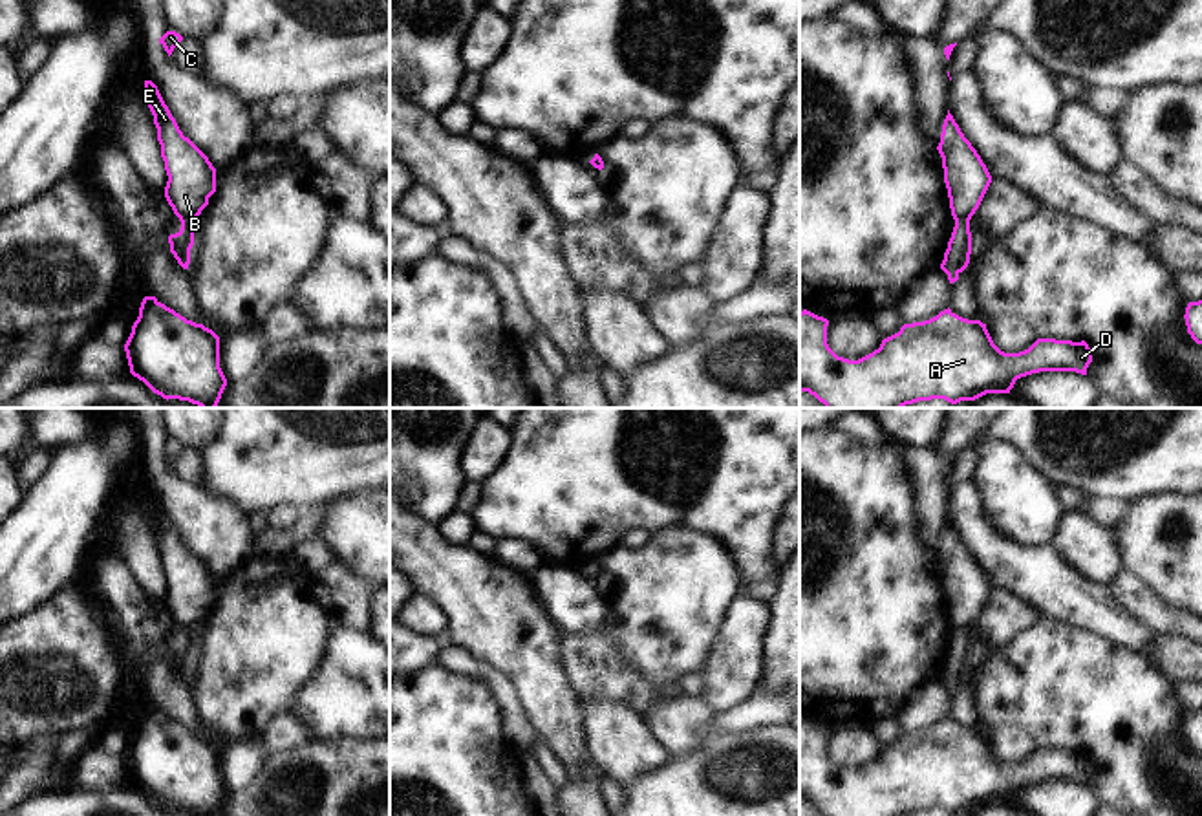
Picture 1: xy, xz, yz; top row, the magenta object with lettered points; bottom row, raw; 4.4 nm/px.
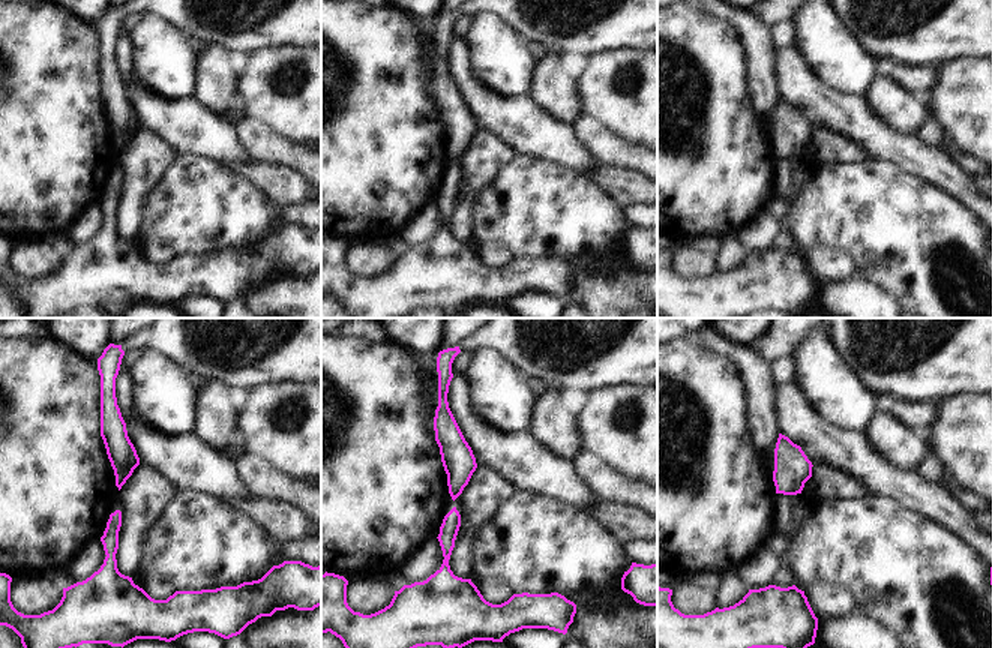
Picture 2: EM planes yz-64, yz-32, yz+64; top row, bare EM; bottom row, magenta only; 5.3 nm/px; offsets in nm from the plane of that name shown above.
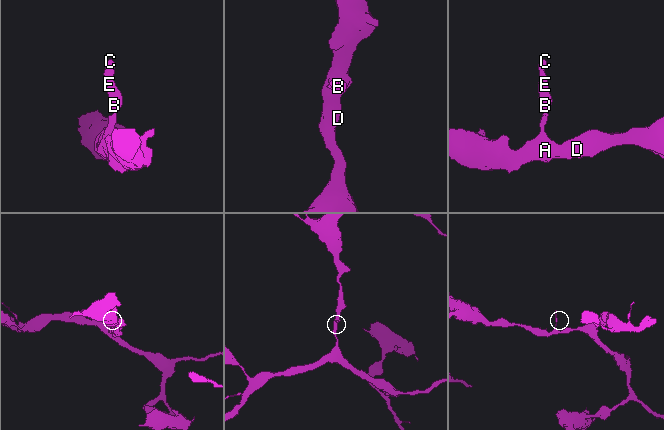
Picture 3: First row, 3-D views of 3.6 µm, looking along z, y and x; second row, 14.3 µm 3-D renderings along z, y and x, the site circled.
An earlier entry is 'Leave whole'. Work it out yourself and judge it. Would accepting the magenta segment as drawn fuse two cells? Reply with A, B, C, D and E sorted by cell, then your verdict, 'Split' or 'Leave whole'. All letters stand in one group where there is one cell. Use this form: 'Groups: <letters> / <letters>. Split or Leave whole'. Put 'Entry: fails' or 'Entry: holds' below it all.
Groups: A D / B C E. Split.
Entry: fails

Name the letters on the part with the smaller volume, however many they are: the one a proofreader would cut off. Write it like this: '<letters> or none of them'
B, C, E

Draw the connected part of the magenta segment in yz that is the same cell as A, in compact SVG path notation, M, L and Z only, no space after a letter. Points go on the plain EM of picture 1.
M950 717L937 726L904 734L873 763L849 770L827 754L829 730L807 719L800 723L800 801L809 801L825 816L906 816L944 809L951 814L975 811L986 803L1010 803L1015 790L1039 781L1076 781L1087 785L1092 761L1085 750L1037 748L1019 763L1001 761L981 730L968 730Z

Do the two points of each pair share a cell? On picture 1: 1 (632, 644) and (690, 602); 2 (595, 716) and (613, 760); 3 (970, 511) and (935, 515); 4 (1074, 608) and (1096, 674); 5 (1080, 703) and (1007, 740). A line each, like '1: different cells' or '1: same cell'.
1: same cell
2: same cell
3: different cells
4: different cells
5: different cells

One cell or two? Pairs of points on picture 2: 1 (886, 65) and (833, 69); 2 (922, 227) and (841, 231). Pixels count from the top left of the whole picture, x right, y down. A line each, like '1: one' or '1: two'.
1: two
2: one

